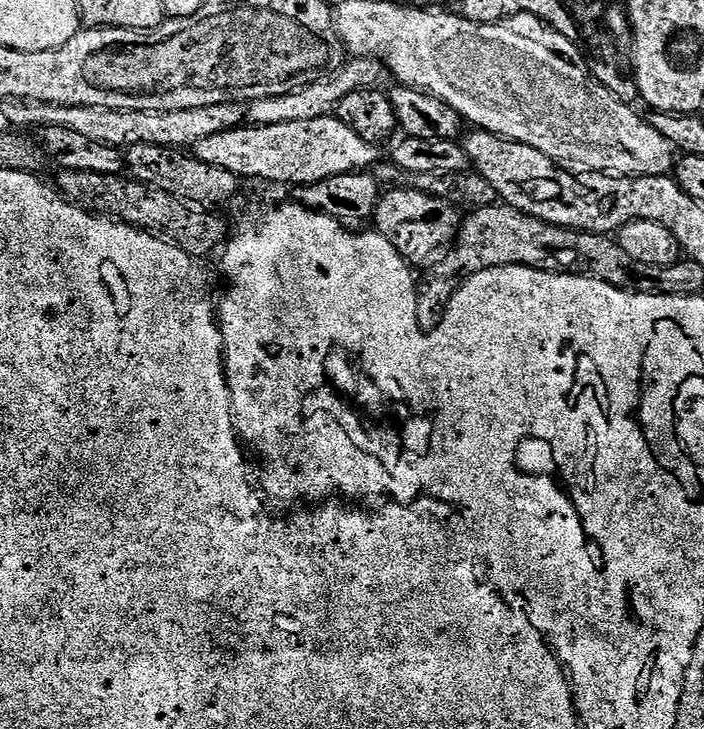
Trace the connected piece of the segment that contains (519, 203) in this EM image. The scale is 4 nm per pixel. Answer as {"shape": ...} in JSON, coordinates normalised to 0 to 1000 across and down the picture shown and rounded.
{"shape":[[[670,178],[666,181],[665,188],[658,188],[656,202],[659,210],[665,213],[666,226],[673,232],[675,240],[690,244],[690,250],[696,250],[696,255],[702,255],[706,270],[714,278],[783,310],[784,241],[797,226],[777,215],[776,211],[770,211],[746,198],[732,198],[727,192],[713,192],[700,182],[688,180]]]}

